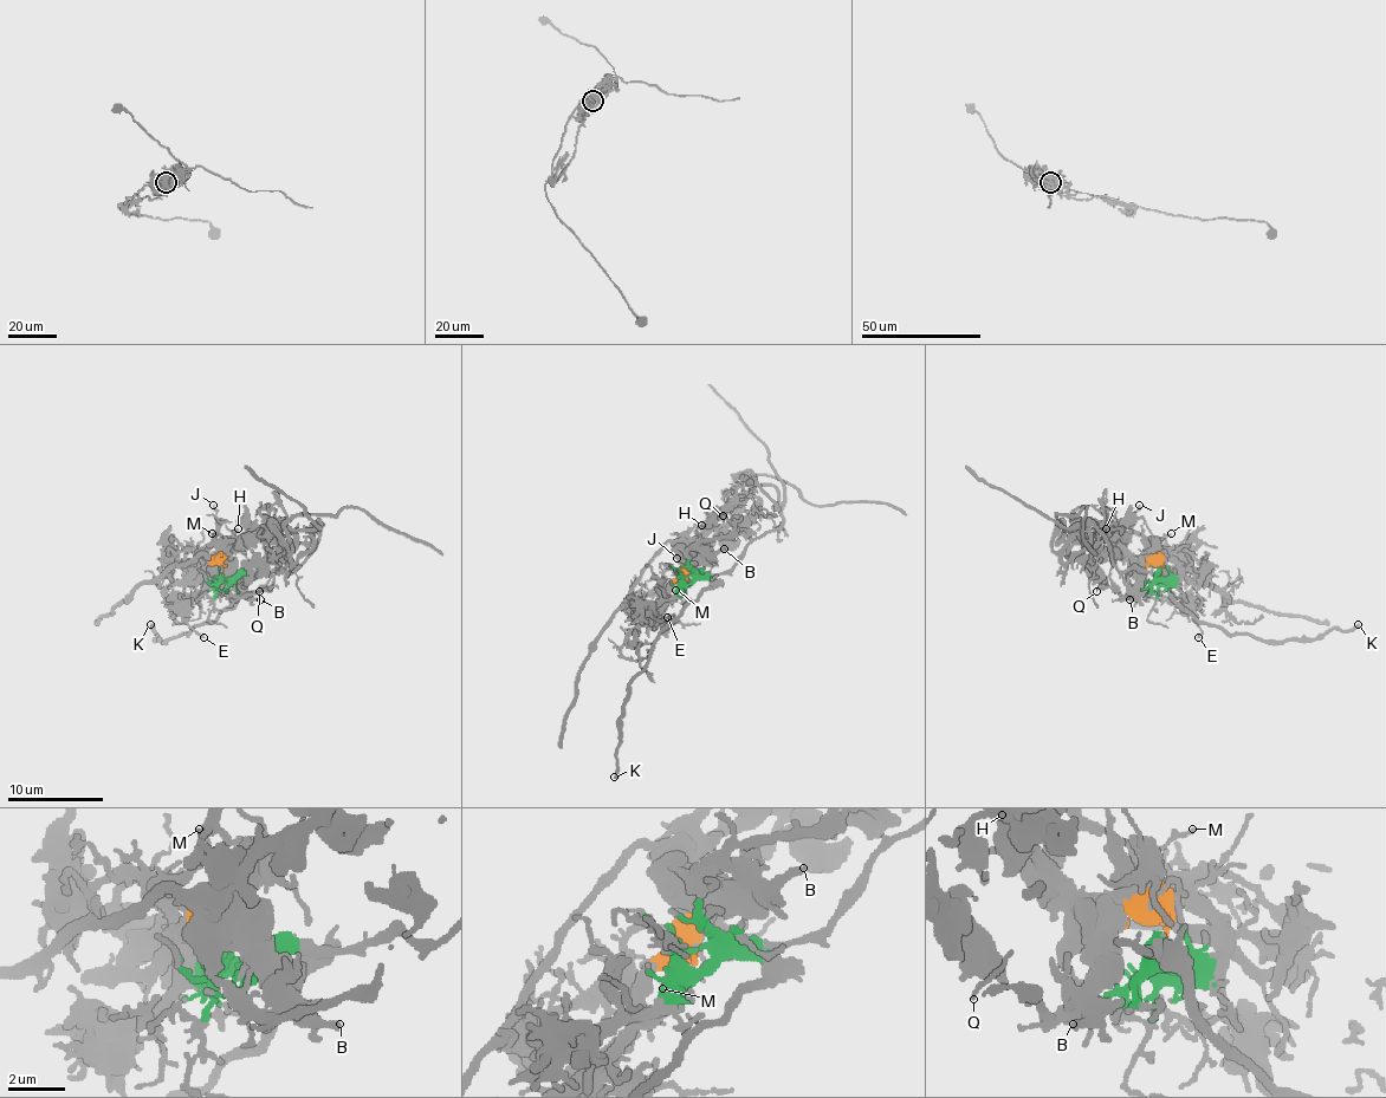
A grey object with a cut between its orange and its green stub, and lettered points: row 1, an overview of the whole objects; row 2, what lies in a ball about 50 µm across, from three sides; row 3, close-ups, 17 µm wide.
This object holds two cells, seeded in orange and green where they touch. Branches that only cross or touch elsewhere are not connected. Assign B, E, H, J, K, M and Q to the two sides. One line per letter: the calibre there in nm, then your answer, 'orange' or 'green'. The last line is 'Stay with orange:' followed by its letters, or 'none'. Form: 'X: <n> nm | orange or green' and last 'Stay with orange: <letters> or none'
B: 260 nm | orange
E: 170 nm | green
H: 150 nm | orange
J: 180 nm | green
K: 280 nm | green
M: 160 nm | green
Q: 150 nm | green
Stay with orange: B, H

